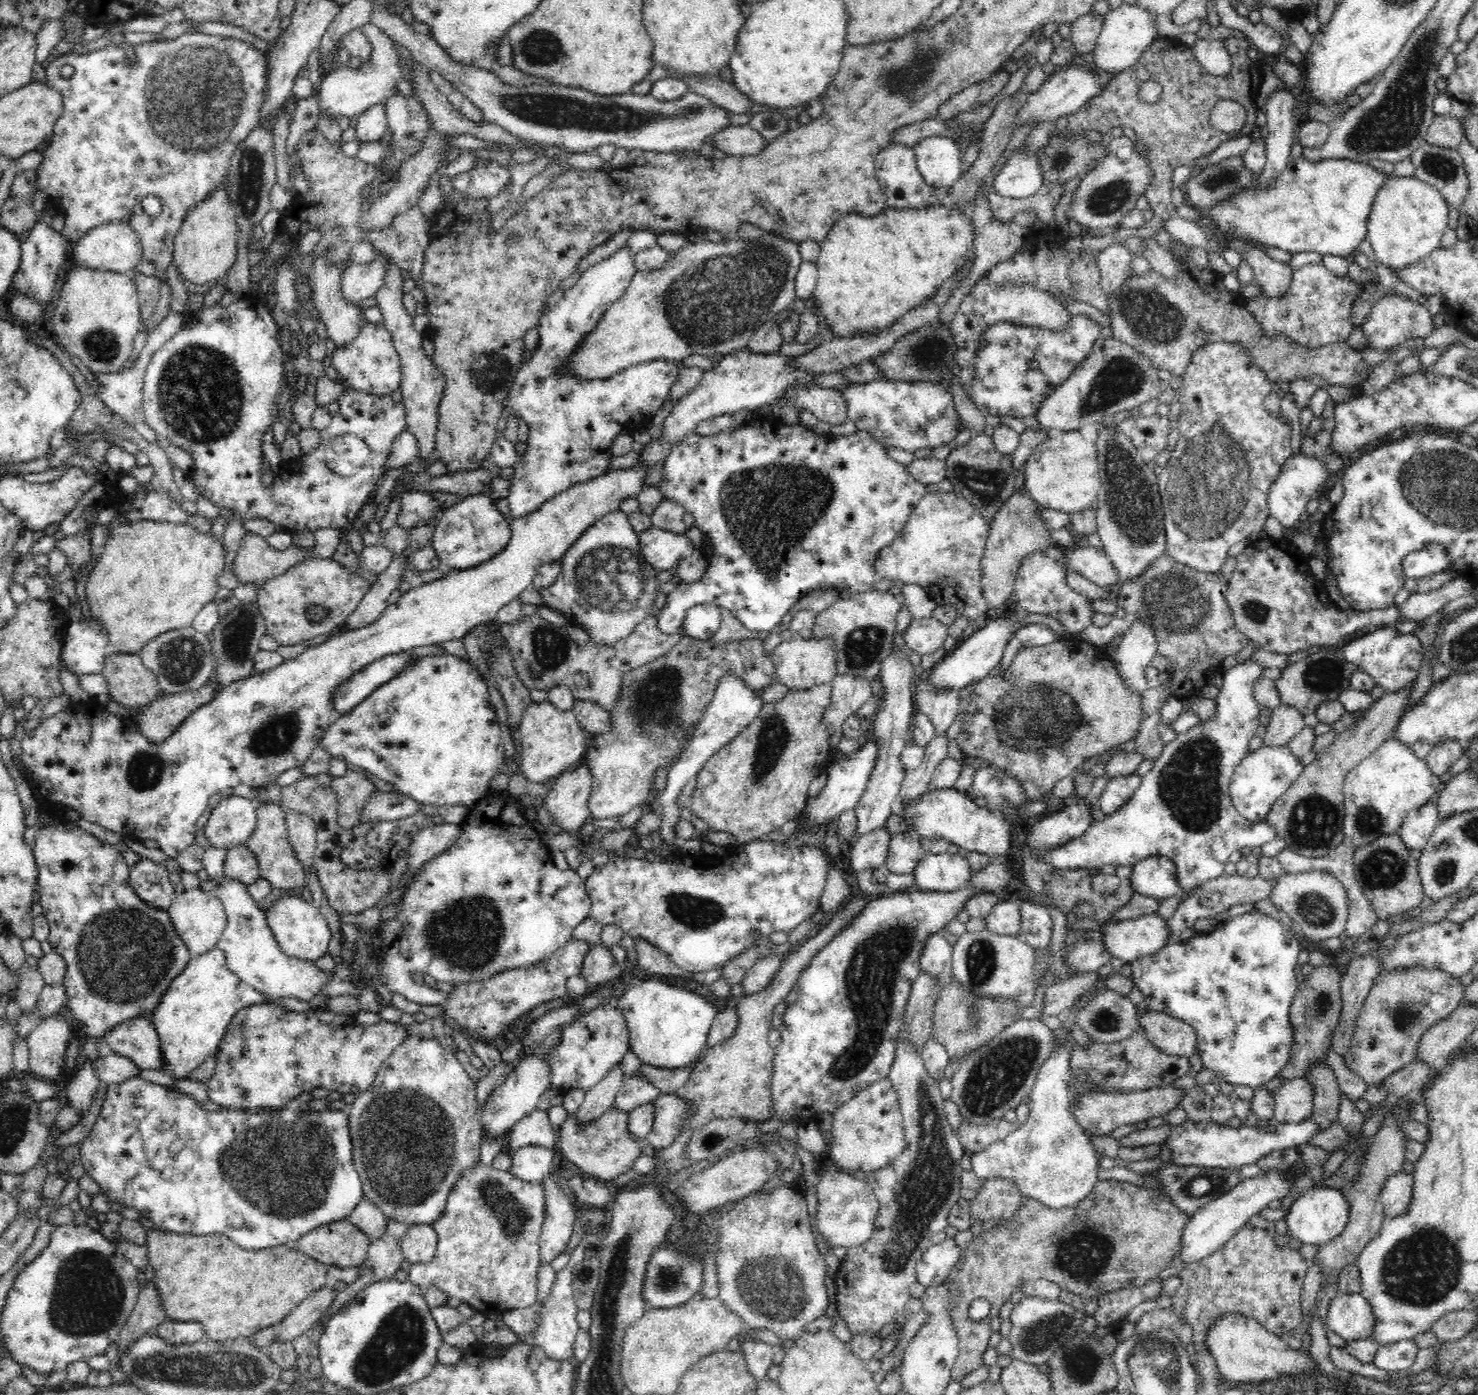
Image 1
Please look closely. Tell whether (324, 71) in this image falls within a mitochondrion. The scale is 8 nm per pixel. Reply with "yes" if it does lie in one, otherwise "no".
no

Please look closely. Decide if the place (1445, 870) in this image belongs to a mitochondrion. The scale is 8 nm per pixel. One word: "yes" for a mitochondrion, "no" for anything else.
yes

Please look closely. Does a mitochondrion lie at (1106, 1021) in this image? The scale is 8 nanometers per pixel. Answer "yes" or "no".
yes

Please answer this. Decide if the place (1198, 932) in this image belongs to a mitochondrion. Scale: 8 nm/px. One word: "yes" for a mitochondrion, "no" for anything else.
no

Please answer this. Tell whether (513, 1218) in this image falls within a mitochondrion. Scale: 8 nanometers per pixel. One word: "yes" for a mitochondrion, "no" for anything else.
yes

